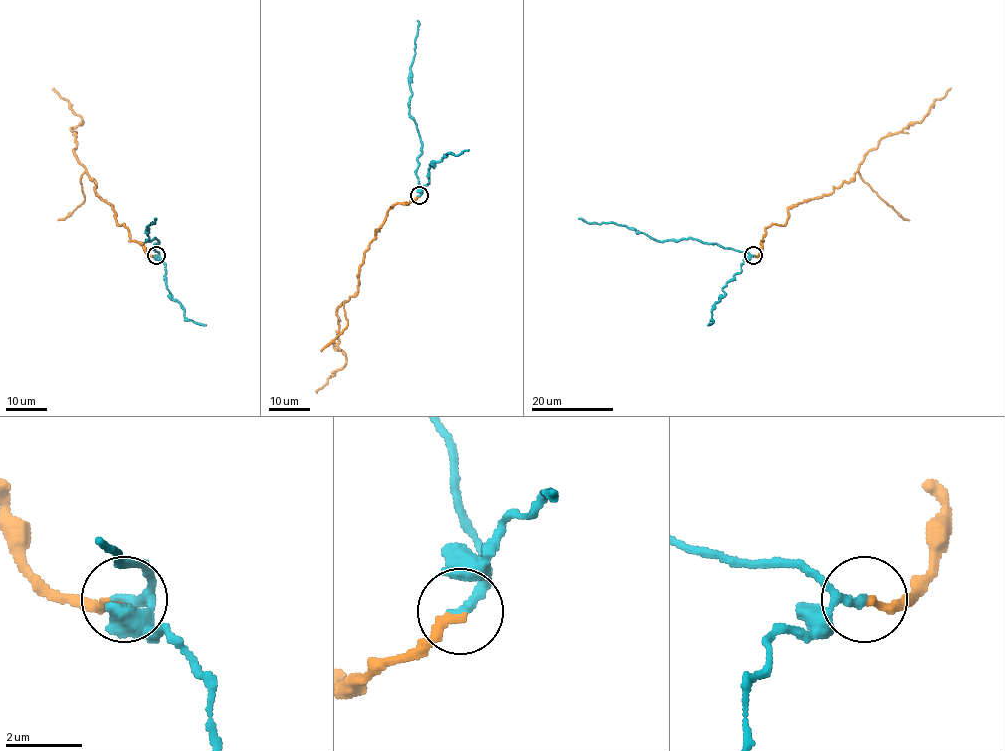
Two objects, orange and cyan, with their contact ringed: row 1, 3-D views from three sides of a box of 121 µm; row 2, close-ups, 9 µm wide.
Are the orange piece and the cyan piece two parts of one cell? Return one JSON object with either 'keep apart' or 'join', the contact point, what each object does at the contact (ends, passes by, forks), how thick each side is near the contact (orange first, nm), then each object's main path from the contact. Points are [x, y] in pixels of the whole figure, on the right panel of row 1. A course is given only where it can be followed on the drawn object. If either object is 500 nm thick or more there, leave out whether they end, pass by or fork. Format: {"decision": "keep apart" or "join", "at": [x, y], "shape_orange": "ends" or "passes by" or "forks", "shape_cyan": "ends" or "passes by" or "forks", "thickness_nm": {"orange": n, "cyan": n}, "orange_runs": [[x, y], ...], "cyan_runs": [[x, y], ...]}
{"decision": "join", "at": [753, 255], "shape_orange": "ends", "shape_cyan": "passes by", "thickness_nm": {"orange": 240, "cyan": 190}, "orange_runs": [[754, 256], [761, 252], [767, 227], [783, 225], [789, 209], [849, 182], [881, 139], [922, 121], [950, 88]], "cyan_runs": [[754, 256], [696, 239], [657, 241], [626, 226], [587, 223], [579, 218]]}

